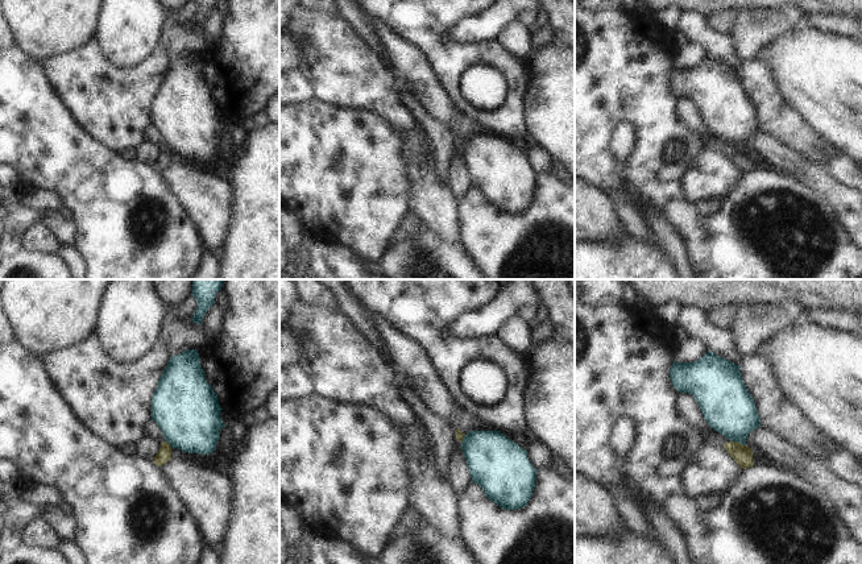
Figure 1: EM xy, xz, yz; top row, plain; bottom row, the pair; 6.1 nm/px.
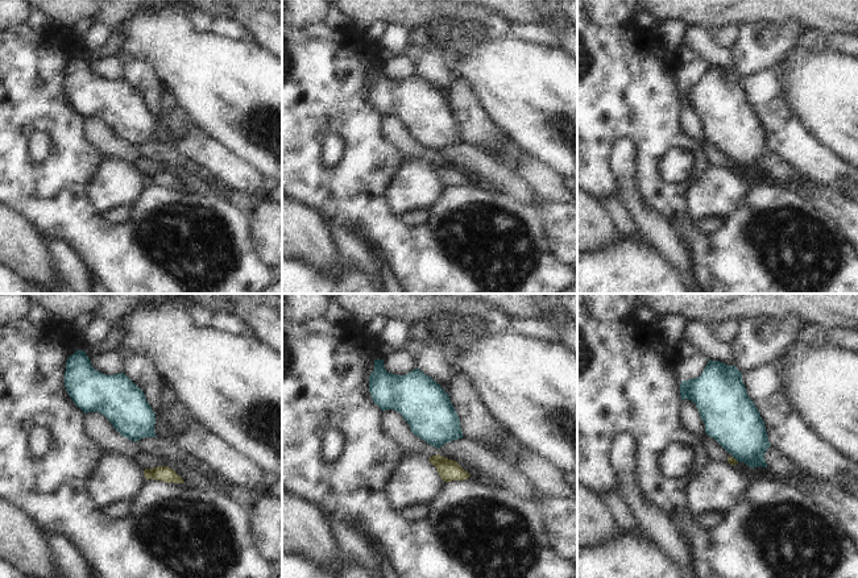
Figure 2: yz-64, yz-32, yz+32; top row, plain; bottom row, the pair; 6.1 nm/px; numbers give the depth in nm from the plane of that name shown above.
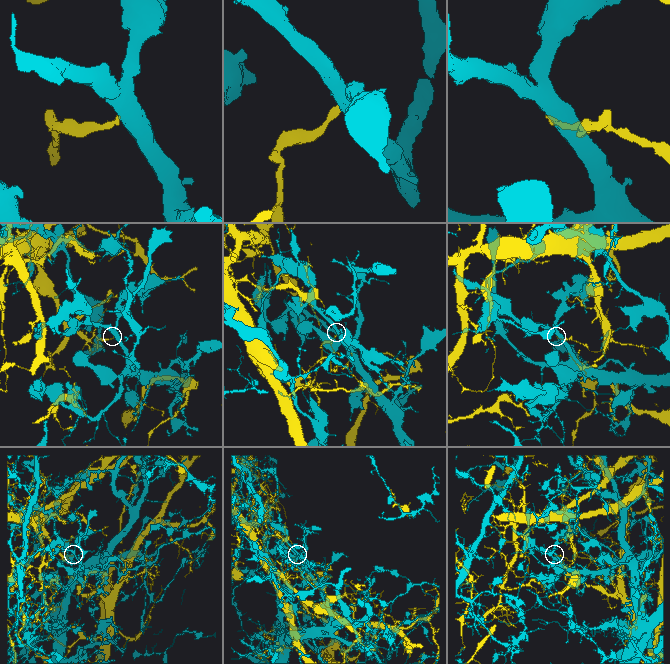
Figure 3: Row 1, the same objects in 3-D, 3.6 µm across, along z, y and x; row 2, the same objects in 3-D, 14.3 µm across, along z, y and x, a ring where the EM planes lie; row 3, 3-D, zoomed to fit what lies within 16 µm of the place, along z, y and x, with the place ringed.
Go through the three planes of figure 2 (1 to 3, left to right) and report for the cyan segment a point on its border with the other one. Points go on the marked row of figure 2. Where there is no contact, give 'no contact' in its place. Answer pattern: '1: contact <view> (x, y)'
1: no contact
2: no contact
3: contact yz+32 (734, 458)

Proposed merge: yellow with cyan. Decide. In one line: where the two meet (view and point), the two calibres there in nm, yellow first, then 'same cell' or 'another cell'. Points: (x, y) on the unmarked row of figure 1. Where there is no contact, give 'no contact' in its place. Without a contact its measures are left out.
yz (738, 148) | 120/320 nm | another cell

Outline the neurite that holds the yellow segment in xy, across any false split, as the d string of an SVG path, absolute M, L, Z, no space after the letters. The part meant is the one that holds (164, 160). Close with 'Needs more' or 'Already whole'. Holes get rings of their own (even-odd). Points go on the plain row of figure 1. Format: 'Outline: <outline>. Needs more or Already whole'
Outline: M167 146L161 148L161 153L157 157L153 167L157 171L162 171L171 163L171 150Z. Already whole.

